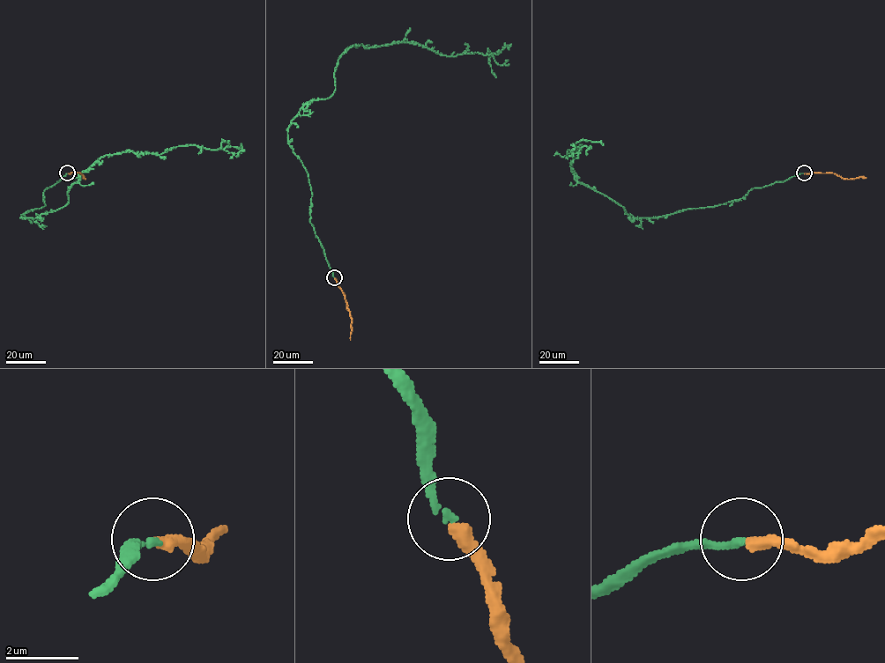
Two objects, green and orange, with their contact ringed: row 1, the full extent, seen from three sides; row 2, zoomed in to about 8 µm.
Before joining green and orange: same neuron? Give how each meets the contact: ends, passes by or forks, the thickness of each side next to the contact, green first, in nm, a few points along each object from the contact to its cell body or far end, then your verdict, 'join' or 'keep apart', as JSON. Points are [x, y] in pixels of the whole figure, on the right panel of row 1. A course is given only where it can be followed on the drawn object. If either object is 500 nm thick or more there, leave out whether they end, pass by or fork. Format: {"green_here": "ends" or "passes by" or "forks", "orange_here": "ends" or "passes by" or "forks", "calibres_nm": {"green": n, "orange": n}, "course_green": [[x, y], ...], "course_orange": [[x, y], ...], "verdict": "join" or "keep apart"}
{"green_here": "ends", "orange_here": "ends", "calibres_nm": {"green": 200, "orange": 340}, "course_green": [[804, 173], [722, 204], [631, 217], [572, 172], [568, 151], [582, 145], [579, 150], [575, 143], [604, 144]], "course_orange": [[804, 173], [834, 173], [844, 179], [866, 177]], "verdict": "join"}

